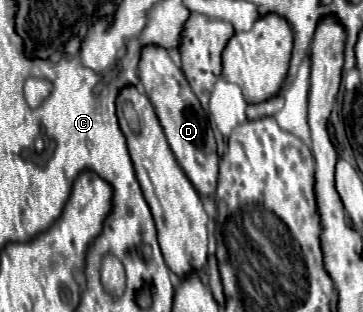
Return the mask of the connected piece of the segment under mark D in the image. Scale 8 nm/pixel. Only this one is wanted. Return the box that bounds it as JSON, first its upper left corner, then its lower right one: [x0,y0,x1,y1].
[139,46,219,198]

